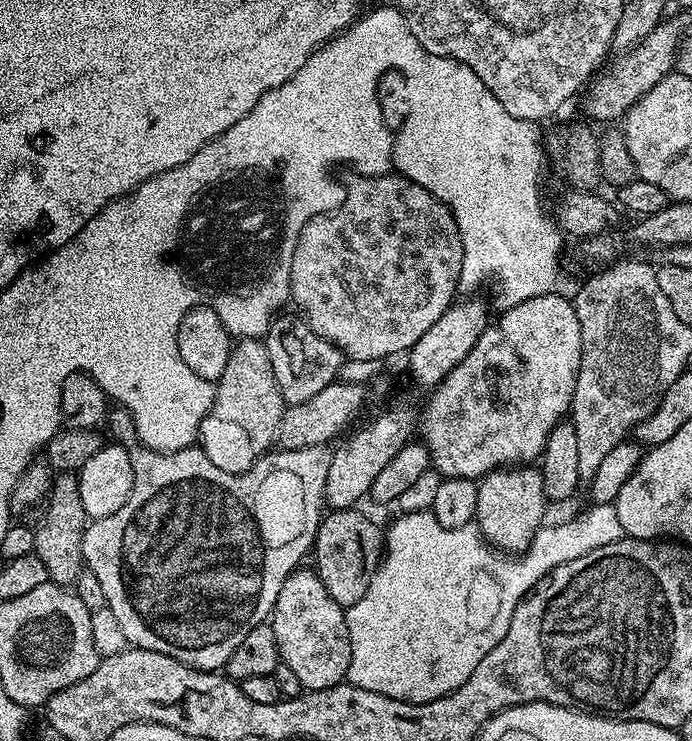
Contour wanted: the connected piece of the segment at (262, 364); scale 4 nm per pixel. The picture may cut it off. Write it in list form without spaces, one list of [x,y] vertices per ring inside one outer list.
[[[260,338],[241,339],[233,347],[215,389],[214,402],[200,423],[198,444],[218,470],[242,474],[277,443],[284,422],[286,405],[274,378],[274,366],[270,366],[267,343]]]

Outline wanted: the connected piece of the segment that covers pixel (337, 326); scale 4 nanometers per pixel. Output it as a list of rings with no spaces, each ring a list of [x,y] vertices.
[[[352,174],[352,175],[349,175],[349,177],[350,177],[350,178],[349,178],[349,180],[346,180],[346,191],[345,191],[345,194],[344,194],[344,205],[342,205],[342,206],[341,206],[341,207],[340,207],[340,208],[337,208],[337,209],[336,209],[336,211],[335,211],[335,212],[323,212],[323,213],[322,213],[322,214],[318,214],[318,215],[317,215],[317,216],[312,216],[312,217],[311,217],[311,218],[310,218],[310,222],[306,222],[306,226],[302,226],[302,234],[298,234],[298,246],[294,246],[294,262],[293,262],[293,263],[292,263],[292,265],[291,265],[291,266],[290,266],[290,278],[291,278],[291,279],[292,279],[292,294],[291,294],[291,297],[290,297],[290,300],[291,300],[291,303],[292,303],[292,304],[293,304],[293,305],[294,305],[294,304],[295,304],[295,303],[296,303],[296,304],[297,304],[297,306],[298,306],[298,307],[300,307],[300,309],[298,309],[298,312],[299,312],[299,315],[300,315],[300,316],[301,316],[301,317],[302,317],[302,319],[304,319],[304,321],[306,321],[306,323],[308,323],[308,325],[310,325],[310,327],[311,327],[311,328],[312,328],[312,329],[314,329],[314,330],[315,330],[315,332],[316,332],[316,333],[317,333],[317,334],[318,334],[318,335],[320,335],[320,336],[321,336],[321,337],[322,337],[322,338],[326,338],[326,342],[330,342],[330,343],[331,343],[331,344],[332,344],[332,345],[334,345],[334,347],[335,347],[335,348],[336,348],[336,349],[337,349],[337,350],[338,350],[338,351],[339,351],[339,352],[341,352],[341,354],[343,354],[343,355],[344,355],[344,356],[345,356],[345,357],[347,357],[347,359],[376,359],[376,360],[379,360],[379,361],[381,361],[381,362],[384,362],[384,361],[387,361],[387,359],[386,359],[386,358],[387,358],[387,356],[396,356],[396,355],[398,355],[398,354],[399,354],[399,352],[400,352],[400,355],[401,355],[401,354],[404,354],[404,353],[407,353],[407,351],[408,351],[408,349],[410,349],[410,348],[412,348],[412,347],[413,347],[413,346],[414,346],[414,342],[418,342],[418,338],[422,338],[422,334],[426,334],[426,330],[430,330],[430,326],[434,326],[434,322],[438,322],[438,318],[442,318],[442,314],[443,314],[443,313],[444,313],[444,312],[445,312],[445,310],[447,310],[447,308],[448,308],[448,307],[449,307],[449,306],[450,306],[450,305],[452,305],[452,303],[454,303],[454,301],[455,301],[455,300],[456,300],[456,299],[457,299],[457,296],[458,296],[458,285],[459,285],[459,282],[460,282],[460,275],[461,275],[461,274],[462,274],[462,238],[461,238],[461,237],[460,237],[460,235],[459,235],[459,234],[458,234],[458,226],[457,226],[457,225],[456,225],[456,223],[455,223],[455,222],[454,222],[454,218],[453,218],[453,217],[452,217],[452,211],[451,211],[451,210],[450,210],[450,209],[449,209],[449,208],[448,208],[448,207],[447,207],[447,206],[445,206],[445,205],[444,205],[444,203],[443,203],[443,202],[442,202],[442,201],[440,201],[440,200],[439,200],[439,199],[438,199],[438,198],[434,198],[434,194],[430,194],[430,190],[426,190],[426,189],[425,189],[425,188],[423,188],[423,187],[422,187],[422,186],[418,186],[418,182],[410,182],[410,181],[409,181],[409,180],[408,180],[408,179],[406,179],[406,178],[405,178],[405,177],[404,177],[404,176],[402,176],[402,175],[399,175],[399,174],[389,174],[389,175],[386,175],[386,176],[362,176],[362,175],[359,175],[359,174]]]

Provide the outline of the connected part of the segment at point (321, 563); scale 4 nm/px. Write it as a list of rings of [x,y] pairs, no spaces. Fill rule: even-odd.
[[[337,508],[321,519],[314,545],[314,571],[322,586],[326,586],[330,598],[334,598],[341,608],[347,610],[351,604],[358,602],[358,598],[362,598],[362,594],[366,594],[372,573],[385,553],[384,538],[382,528],[372,524],[371,518],[363,516],[356,508]]]

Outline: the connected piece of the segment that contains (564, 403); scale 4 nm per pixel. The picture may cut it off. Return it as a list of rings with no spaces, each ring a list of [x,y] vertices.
[[[552,293],[550,295],[539,295],[538,298],[526,299],[523,300],[522,303],[519,303],[518,306],[505,309],[500,314],[500,316],[501,317],[497,320],[497,322],[495,319],[495,321],[493,321],[488,326],[487,330],[483,332],[481,338],[478,338],[478,342],[475,343],[474,348],[470,350],[470,353],[467,354],[466,358],[464,358],[462,362],[458,362],[458,366],[454,366],[454,370],[450,370],[450,374],[444,377],[444,381],[441,382],[439,388],[435,389],[435,391],[433,391],[431,395],[429,395],[432,397],[429,398],[428,405],[426,405],[424,408],[424,416],[422,412],[422,419],[419,421],[418,424],[418,432],[419,435],[421,434],[424,435],[421,436],[422,443],[424,443],[424,445],[428,448],[428,459],[430,461],[431,467],[435,469],[435,471],[439,472],[441,477],[447,478],[449,476],[453,476],[454,478],[468,478],[478,480],[481,479],[483,476],[489,474],[489,472],[498,470],[502,467],[518,466],[521,464],[533,463],[536,459],[539,459],[540,456],[543,455],[545,444],[549,438],[550,430],[552,430],[556,424],[561,423],[565,419],[565,416],[569,413],[569,410],[571,409],[574,390],[576,389],[577,386],[577,374],[581,366],[582,350],[582,330],[578,323],[578,316],[576,312],[575,303],[569,297],[560,296],[556,293]]]

